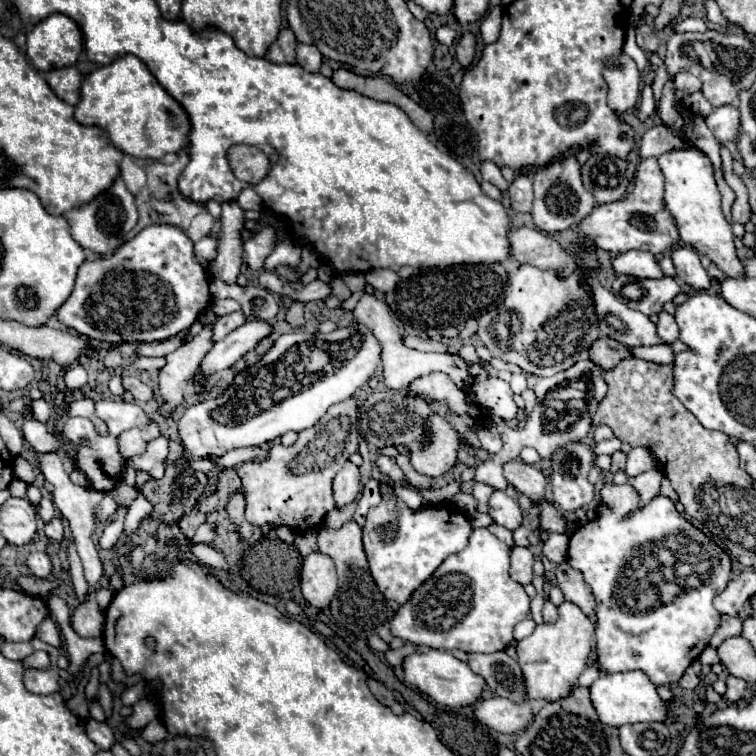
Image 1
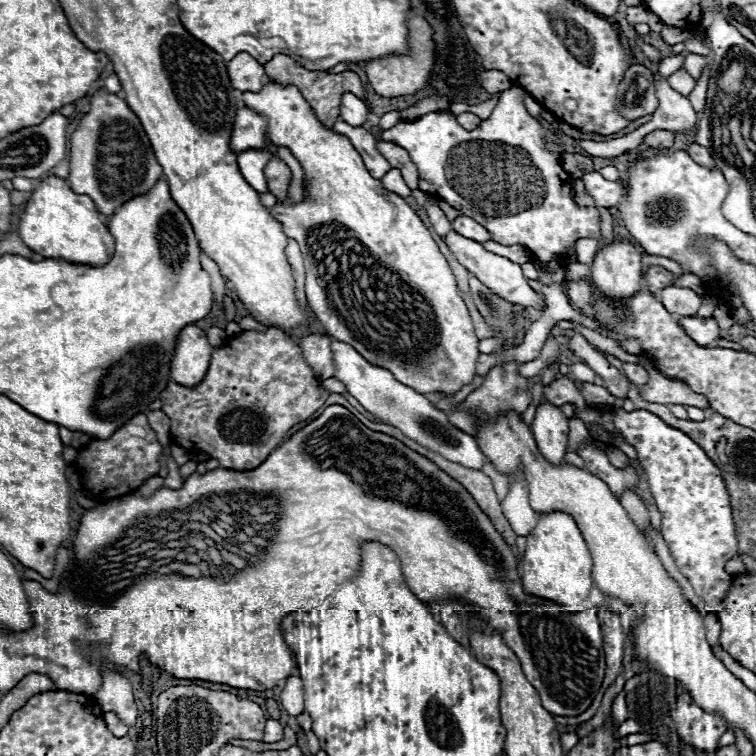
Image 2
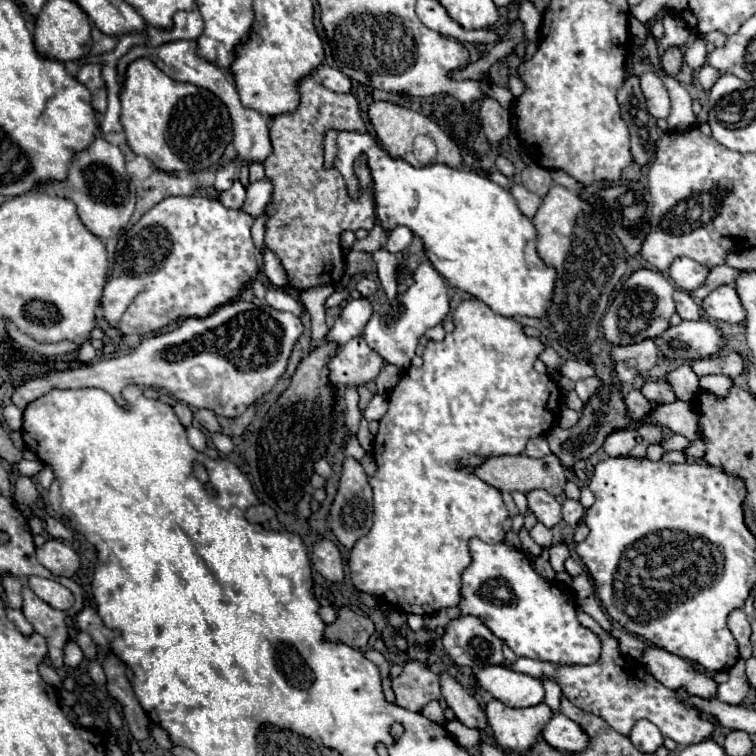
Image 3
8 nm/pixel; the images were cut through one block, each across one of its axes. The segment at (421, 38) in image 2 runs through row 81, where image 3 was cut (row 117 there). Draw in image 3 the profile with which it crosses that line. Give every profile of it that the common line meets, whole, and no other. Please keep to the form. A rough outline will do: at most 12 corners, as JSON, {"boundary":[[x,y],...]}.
{"boundary":[[372,102],[368,118],[384,148],[412,166],[412,142],[428,134],[436,162],[458,168],[458,146],[420,112]]}

